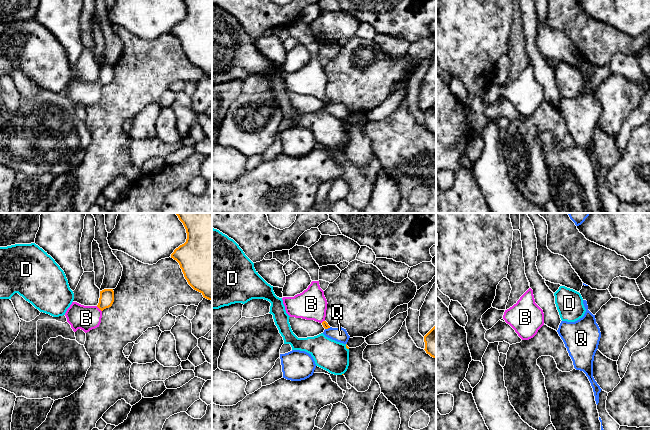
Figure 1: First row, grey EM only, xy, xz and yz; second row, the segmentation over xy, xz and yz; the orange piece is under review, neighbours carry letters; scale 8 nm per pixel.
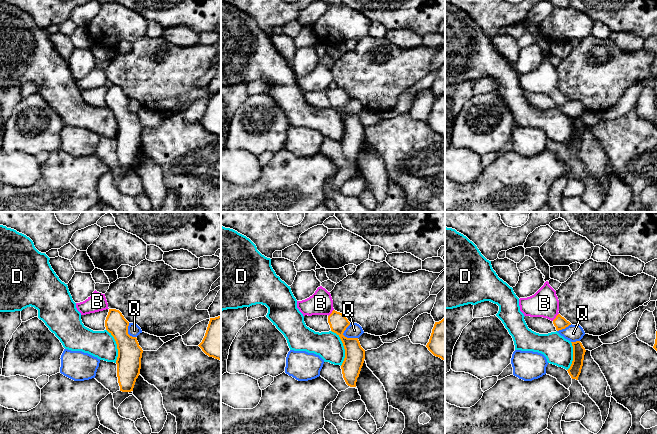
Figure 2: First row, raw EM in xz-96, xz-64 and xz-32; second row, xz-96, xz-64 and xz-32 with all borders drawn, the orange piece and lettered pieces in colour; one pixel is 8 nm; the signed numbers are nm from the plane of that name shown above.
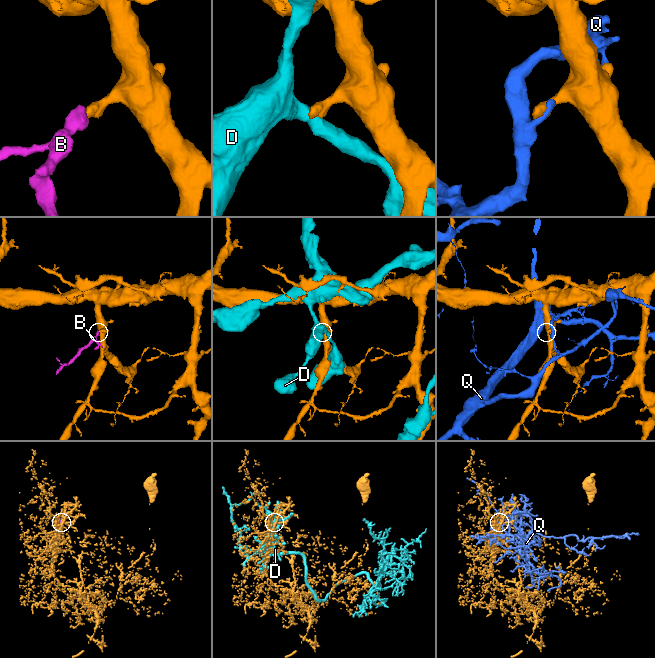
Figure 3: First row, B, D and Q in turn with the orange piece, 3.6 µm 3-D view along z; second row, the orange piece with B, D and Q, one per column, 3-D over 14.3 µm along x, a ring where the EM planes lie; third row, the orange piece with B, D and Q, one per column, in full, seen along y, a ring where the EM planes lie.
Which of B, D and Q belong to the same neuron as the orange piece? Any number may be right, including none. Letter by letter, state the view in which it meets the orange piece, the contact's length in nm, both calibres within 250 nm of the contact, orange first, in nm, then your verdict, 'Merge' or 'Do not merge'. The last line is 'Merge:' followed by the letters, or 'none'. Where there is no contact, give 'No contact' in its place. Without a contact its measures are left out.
B: Touches orange in xy. Shared border 60 nm. Thickness 120 nm (orange) against 200 nm. Merge
D: Touches orange in xz. Shared border 50 nm. Thickness 20 nm (orange) against 260 nm. Do not merge
Q: Touches orange in xz. Shared border 50 nm. Thickness 50 nm (orange) against 110 nm. Do not merge
Merge: B

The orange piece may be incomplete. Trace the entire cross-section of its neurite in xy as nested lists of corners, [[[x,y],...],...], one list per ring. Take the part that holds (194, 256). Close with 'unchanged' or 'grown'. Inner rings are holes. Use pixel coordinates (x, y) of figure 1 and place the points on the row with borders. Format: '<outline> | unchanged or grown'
[[[176,213],[183,223],[187,239],[171,254],[176,260],[188,284],[212,301],[212,213]]] | unchanged

